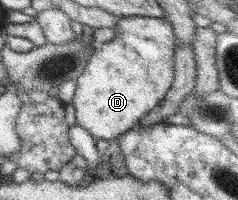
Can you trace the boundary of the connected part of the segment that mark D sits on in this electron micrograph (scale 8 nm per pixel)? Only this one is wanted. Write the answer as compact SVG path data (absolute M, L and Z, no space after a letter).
M130 16L116 19L114 38L94 48L85 68L75 79L75 90L71 98L75 123L86 130L95 140L116 140L124 132L136 126L137 122L162 100L173 80L173 51L175 39L171 25L164 18Z

